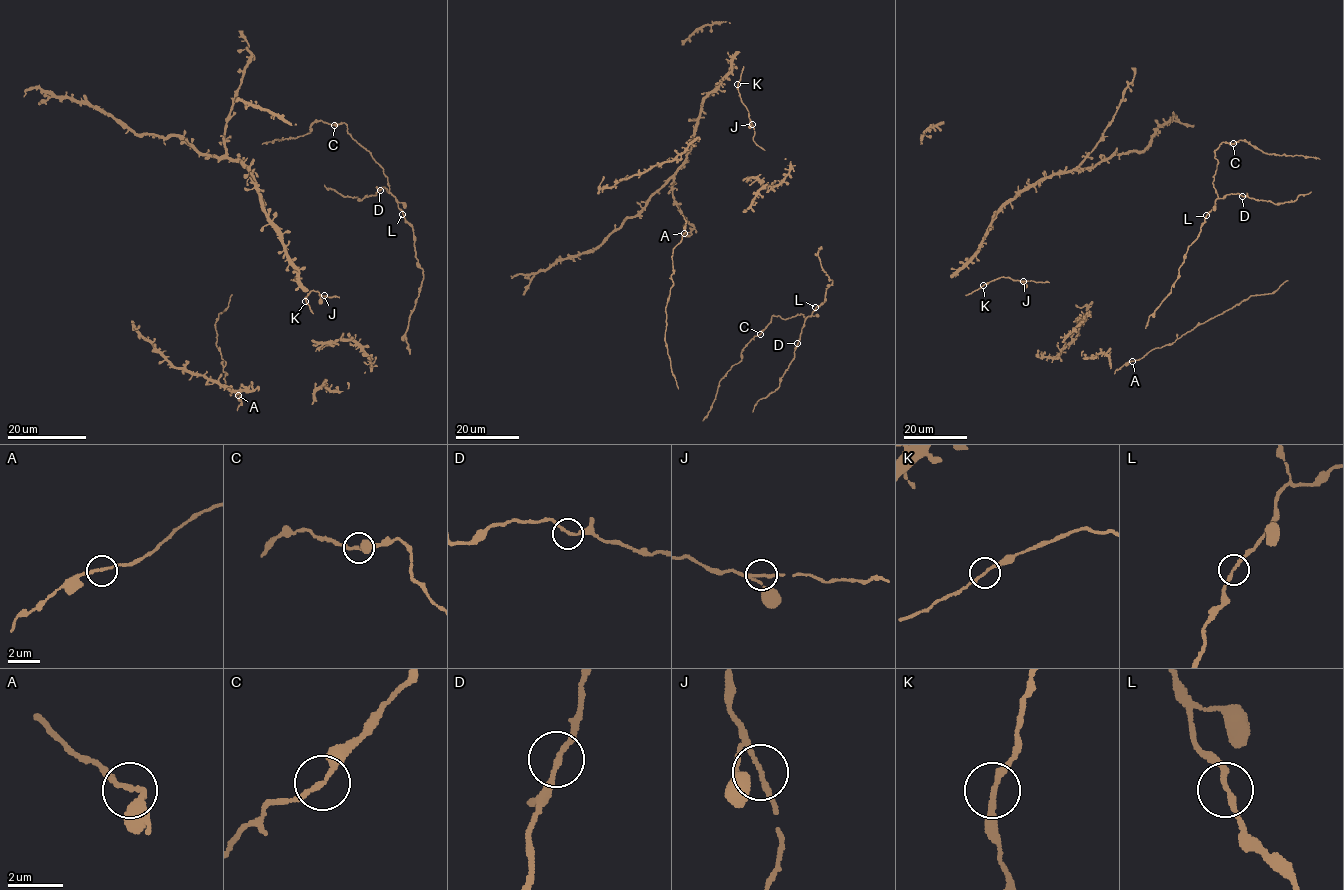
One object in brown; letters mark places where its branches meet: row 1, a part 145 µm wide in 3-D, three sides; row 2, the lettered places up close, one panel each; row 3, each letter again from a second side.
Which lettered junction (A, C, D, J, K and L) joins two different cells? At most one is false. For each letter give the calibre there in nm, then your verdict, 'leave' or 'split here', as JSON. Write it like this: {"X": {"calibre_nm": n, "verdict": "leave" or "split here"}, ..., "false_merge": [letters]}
{"A": {"calibre_nm": 160, "verdict": "leave"}, "C": {"calibre_nm": 180, "verdict": "leave"}, "D": {"calibre_nm": 180, "verdict": "leave"}, "J": {"calibre_nm": 160, "verdict": "leave"}, "K": {"calibre_nm": 180, "verdict": "leave"}, "L": {"calibre_nm": 190, "verdict": "leave"}, "false_merge": []}

